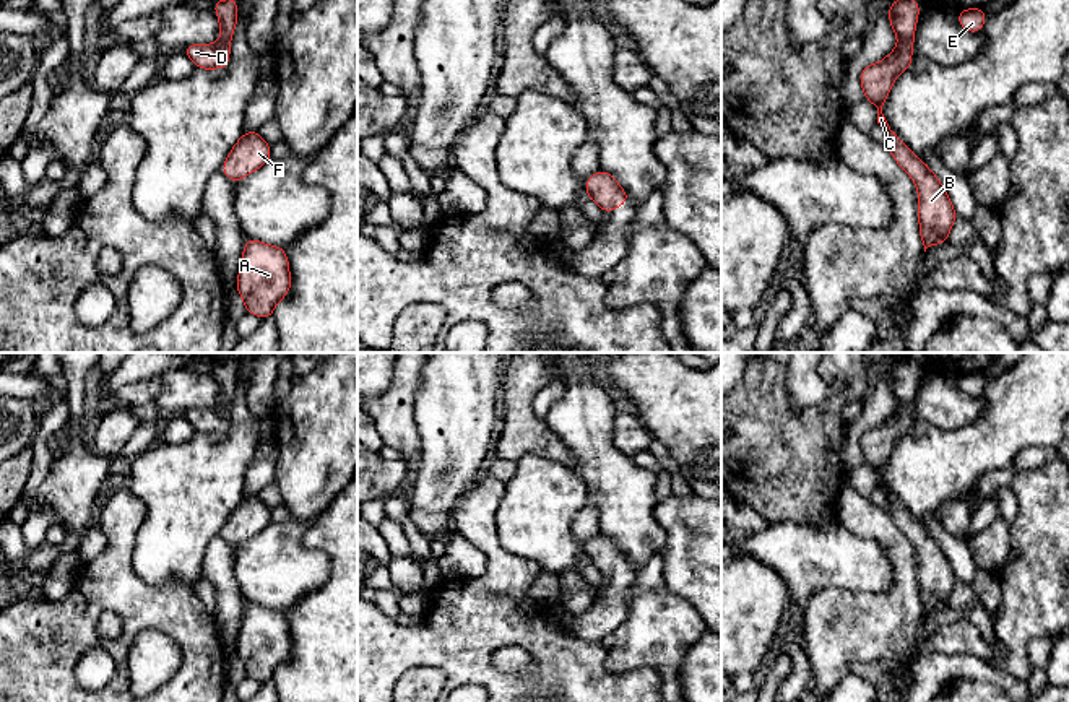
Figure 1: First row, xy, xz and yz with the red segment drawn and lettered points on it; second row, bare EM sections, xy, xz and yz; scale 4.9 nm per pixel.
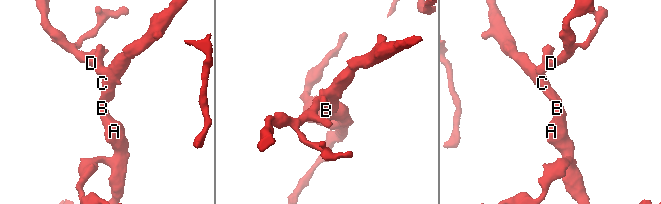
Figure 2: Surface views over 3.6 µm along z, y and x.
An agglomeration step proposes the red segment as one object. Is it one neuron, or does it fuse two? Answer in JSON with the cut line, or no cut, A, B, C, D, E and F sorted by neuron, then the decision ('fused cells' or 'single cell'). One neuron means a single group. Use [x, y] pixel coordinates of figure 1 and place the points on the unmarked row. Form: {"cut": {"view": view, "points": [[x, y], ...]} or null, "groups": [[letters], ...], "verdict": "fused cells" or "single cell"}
{"cut": null, "groups": [["A", "B", "C", "D", "E", "F"]], "verdict": "single cell"}

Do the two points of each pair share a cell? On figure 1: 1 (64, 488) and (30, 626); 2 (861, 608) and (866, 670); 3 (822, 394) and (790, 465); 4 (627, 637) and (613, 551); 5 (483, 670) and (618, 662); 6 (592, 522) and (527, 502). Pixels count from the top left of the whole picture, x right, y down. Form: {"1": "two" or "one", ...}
{"1": "two", "2": "two", "3": "two", "4": "two", "5": "two", "6": "two"}

